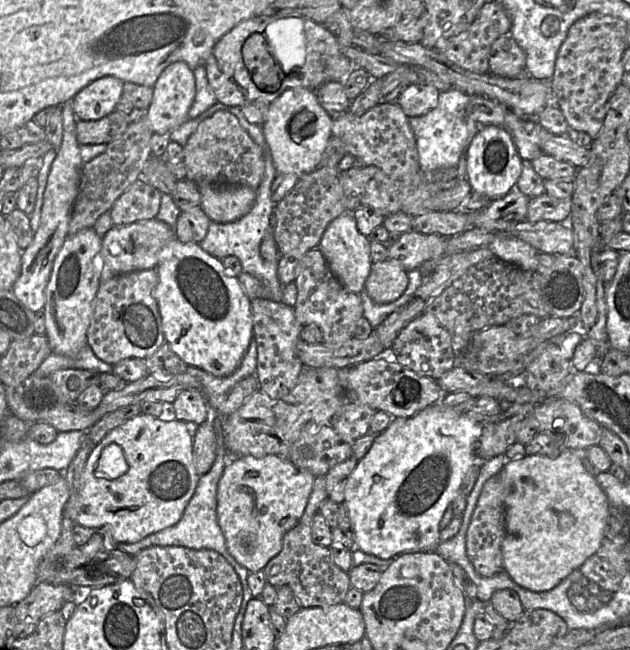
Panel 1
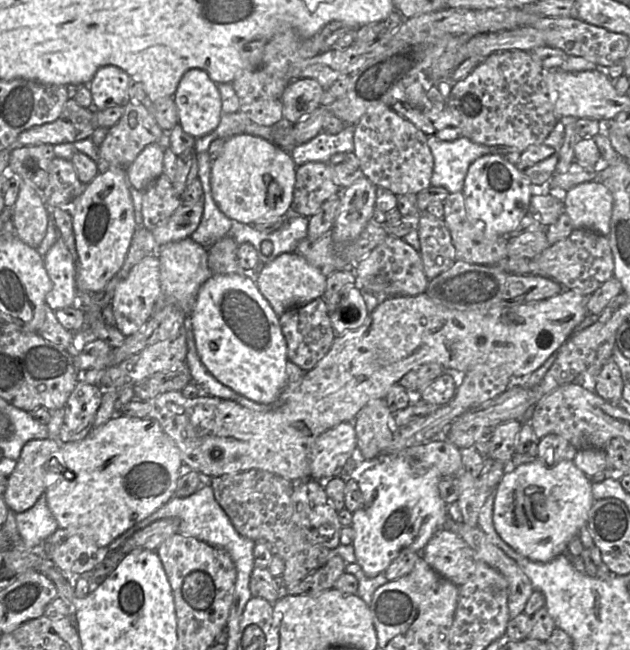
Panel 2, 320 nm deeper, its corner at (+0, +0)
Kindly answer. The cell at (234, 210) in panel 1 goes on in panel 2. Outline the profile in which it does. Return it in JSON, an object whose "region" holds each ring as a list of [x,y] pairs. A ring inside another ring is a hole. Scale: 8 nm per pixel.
{"region":[[[250,134],[227,139],[211,166],[211,190],[220,211],[229,219],[253,225],[275,223],[290,213],[296,164],[290,152],[275,143]]]}

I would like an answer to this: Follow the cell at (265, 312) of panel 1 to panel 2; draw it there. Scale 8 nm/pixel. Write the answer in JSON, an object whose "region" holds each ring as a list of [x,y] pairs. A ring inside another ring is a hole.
{"region":[[[322,297],[286,310],[279,316],[279,323],[287,343],[288,361],[296,364],[304,372],[314,368],[327,354],[336,337],[329,318],[328,305]]]}

